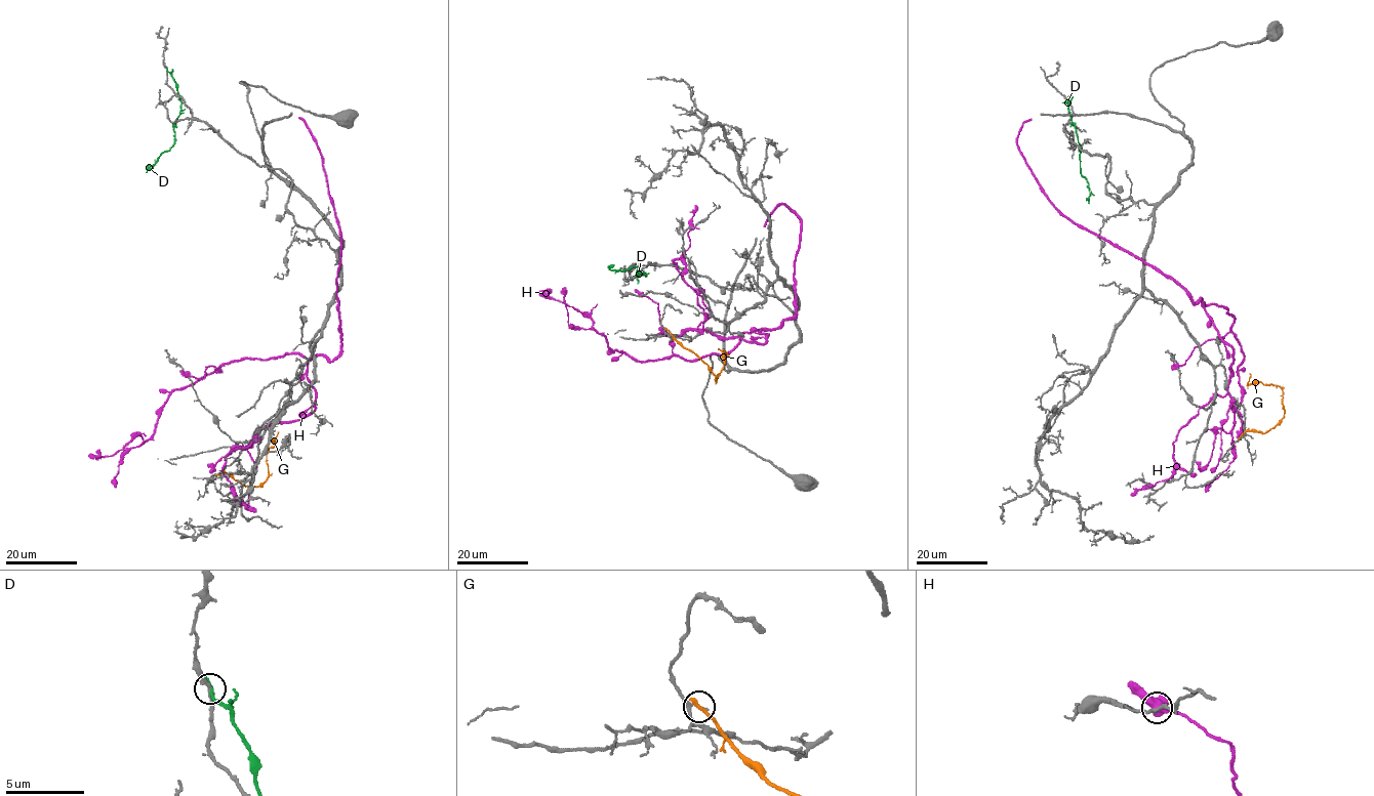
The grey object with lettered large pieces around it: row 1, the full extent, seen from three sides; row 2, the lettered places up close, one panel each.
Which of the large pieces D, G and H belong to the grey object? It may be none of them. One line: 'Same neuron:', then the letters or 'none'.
Same neuron: none

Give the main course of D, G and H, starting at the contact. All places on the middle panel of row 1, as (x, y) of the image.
D: (632, 279), (645, 274), (639, 274), (638, 266), (634, 265), (621, 271), (607, 266)
G: (667, 330), (679, 344), (704, 362), (717, 376), (715, 380), (724, 363), (722, 350), (729, 354)
H: (641, 295), (684, 360), (776, 329), (796, 313), (800, 217), (780, 204), (764, 226)

